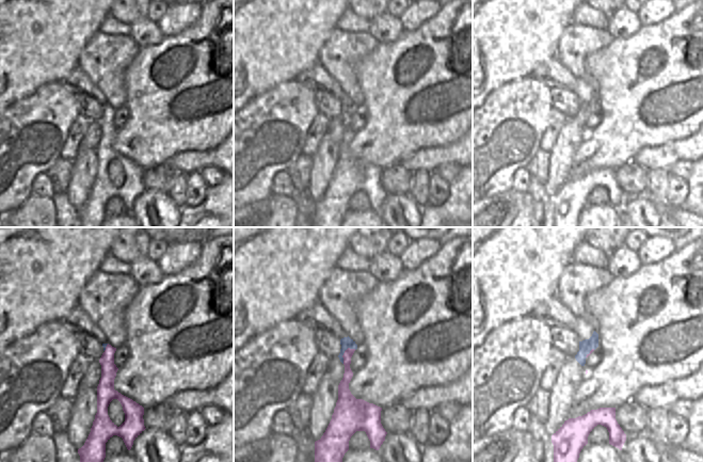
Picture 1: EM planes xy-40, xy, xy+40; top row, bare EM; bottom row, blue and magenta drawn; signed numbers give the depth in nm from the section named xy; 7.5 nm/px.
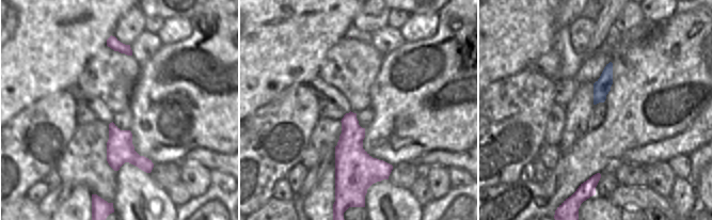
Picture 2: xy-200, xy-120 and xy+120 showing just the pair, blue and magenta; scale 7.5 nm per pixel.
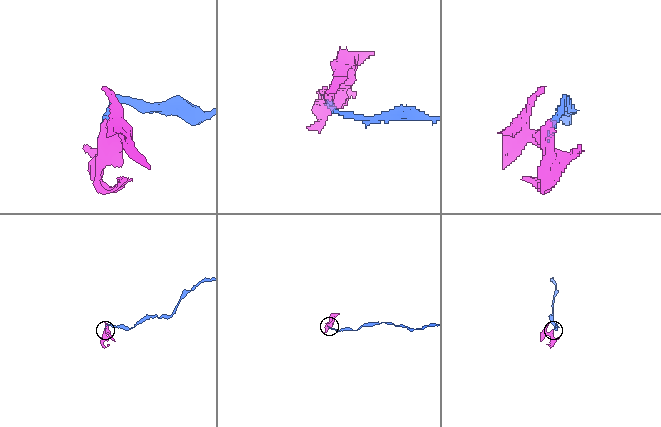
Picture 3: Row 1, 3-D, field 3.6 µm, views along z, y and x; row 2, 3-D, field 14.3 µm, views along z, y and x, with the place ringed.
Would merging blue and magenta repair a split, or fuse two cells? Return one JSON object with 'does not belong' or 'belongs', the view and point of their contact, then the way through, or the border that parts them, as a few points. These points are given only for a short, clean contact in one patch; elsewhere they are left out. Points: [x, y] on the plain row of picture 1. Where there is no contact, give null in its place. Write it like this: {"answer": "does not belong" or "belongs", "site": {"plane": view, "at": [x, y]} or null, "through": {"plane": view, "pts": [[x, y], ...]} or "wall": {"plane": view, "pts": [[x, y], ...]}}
{"answer": "does not belong", "site": {"plane": "xy", "at": [344, 113]}, "wall": {"plane": "xy", "pts": [[354, 109], [348, 109], [345, 112], [342, 124]]}}

